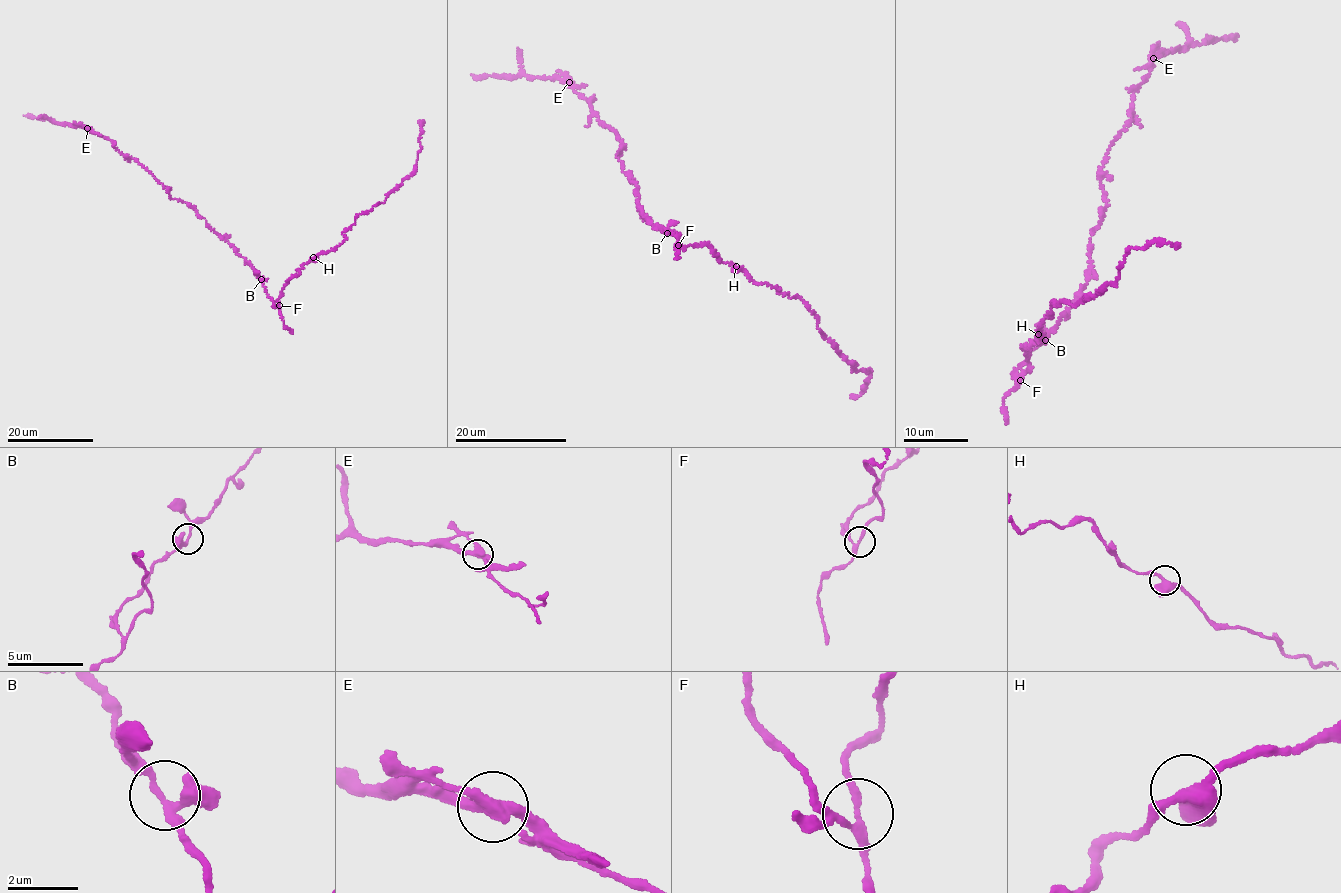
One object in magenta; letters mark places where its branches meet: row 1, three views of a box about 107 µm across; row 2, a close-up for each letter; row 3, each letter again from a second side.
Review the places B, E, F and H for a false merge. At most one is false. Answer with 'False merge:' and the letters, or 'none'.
False merge: E

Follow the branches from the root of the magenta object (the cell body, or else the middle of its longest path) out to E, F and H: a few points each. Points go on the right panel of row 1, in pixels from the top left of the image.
E: (1046, 339), (1087, 283), (1089, 239), (1107, 207), (1101, 168), (1130, 121), (1133, 96), (1153, 58)
F: (1046, 339), (1018, 367), (1015, 373), (1020, 380)
H: (1046, 339), (1018, 367), (1018, 379), (1029, 368), (1027, 351), (1023, 347), (1034, 344), (1039, 339), (1038, 334)

